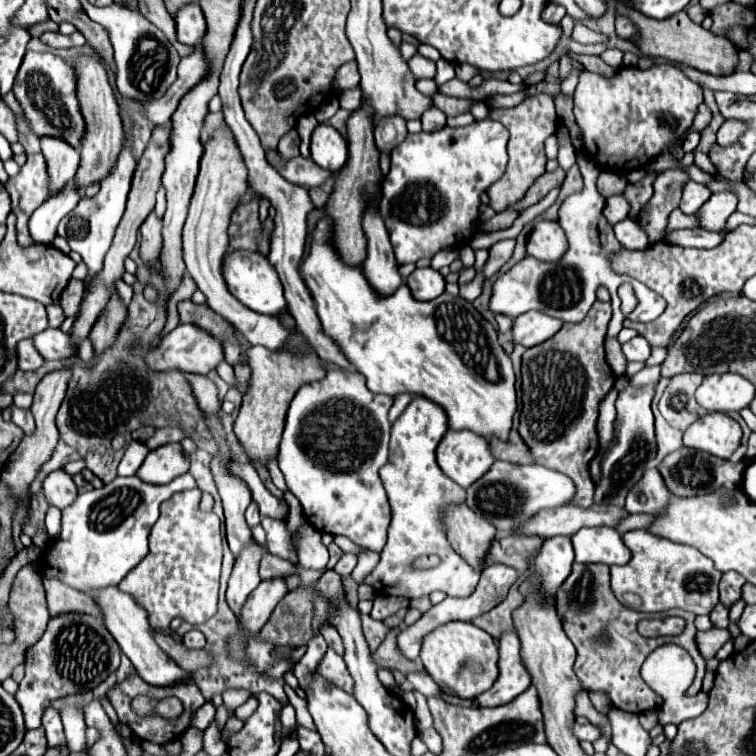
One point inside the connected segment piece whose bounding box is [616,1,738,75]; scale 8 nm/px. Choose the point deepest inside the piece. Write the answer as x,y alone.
677,39

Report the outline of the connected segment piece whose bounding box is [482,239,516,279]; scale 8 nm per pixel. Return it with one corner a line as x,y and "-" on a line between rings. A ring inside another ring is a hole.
504,239
504,241
498,241
490,247
490,257
482,269
482,275
484,279
492,277
510,257
512,257
512,251
514,251
514,239

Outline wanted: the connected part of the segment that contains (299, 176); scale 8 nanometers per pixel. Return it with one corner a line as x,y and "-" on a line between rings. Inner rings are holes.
268,149
266,153
266,161
290,183
294,185
302,185
302,187
318,187
322,185
328,177
330,171
318,167
312,159
304,159
304,157
292,157
288,161
282,161
280,153
276,149

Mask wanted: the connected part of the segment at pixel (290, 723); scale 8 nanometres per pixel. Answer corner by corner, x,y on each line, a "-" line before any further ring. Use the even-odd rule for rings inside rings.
284,705
282,713
280,713
280,721
284,727
284,737
296,727
296,715
294,715
294,707
292,705

